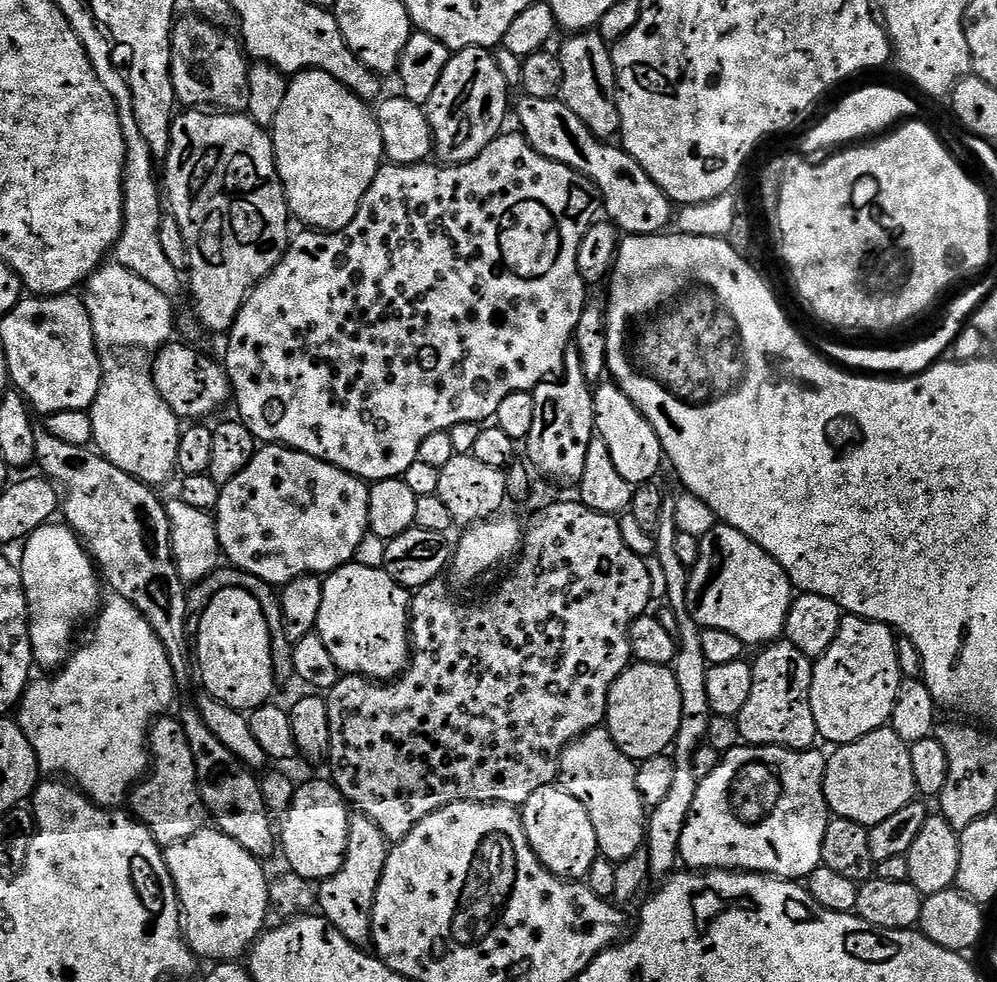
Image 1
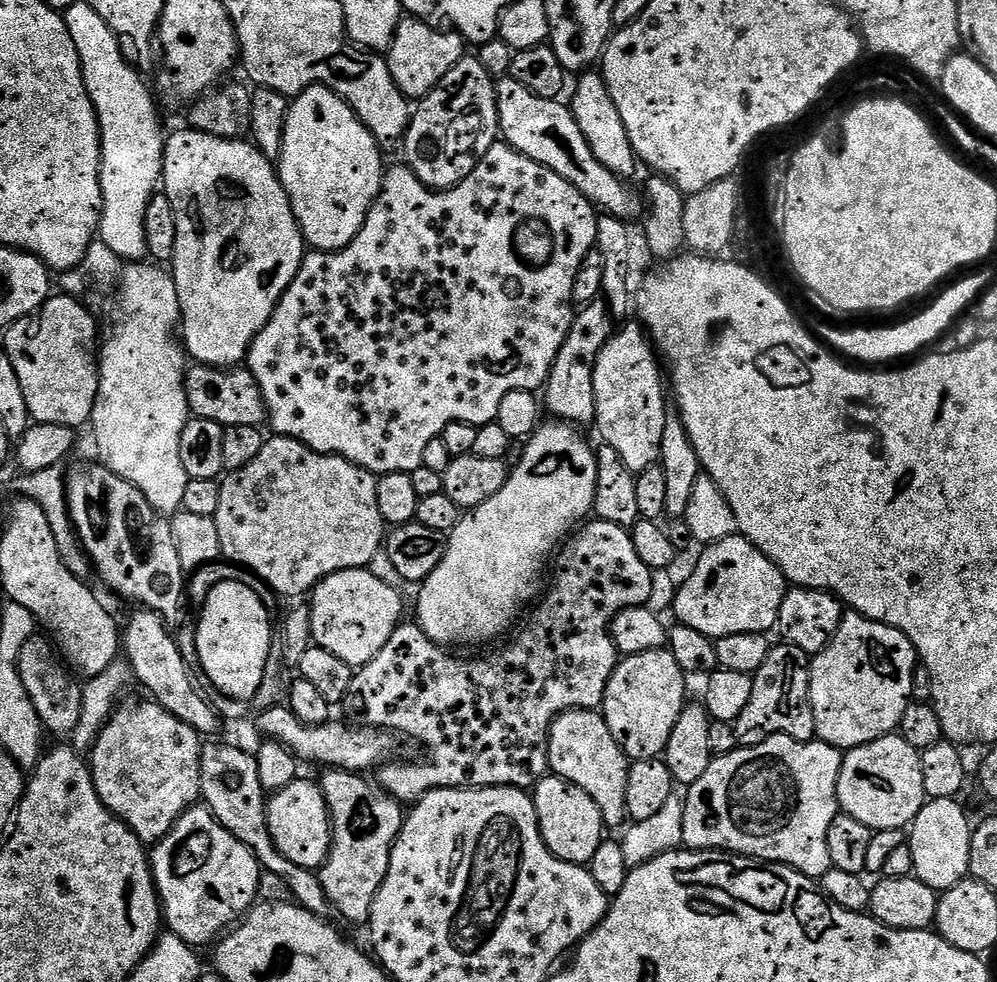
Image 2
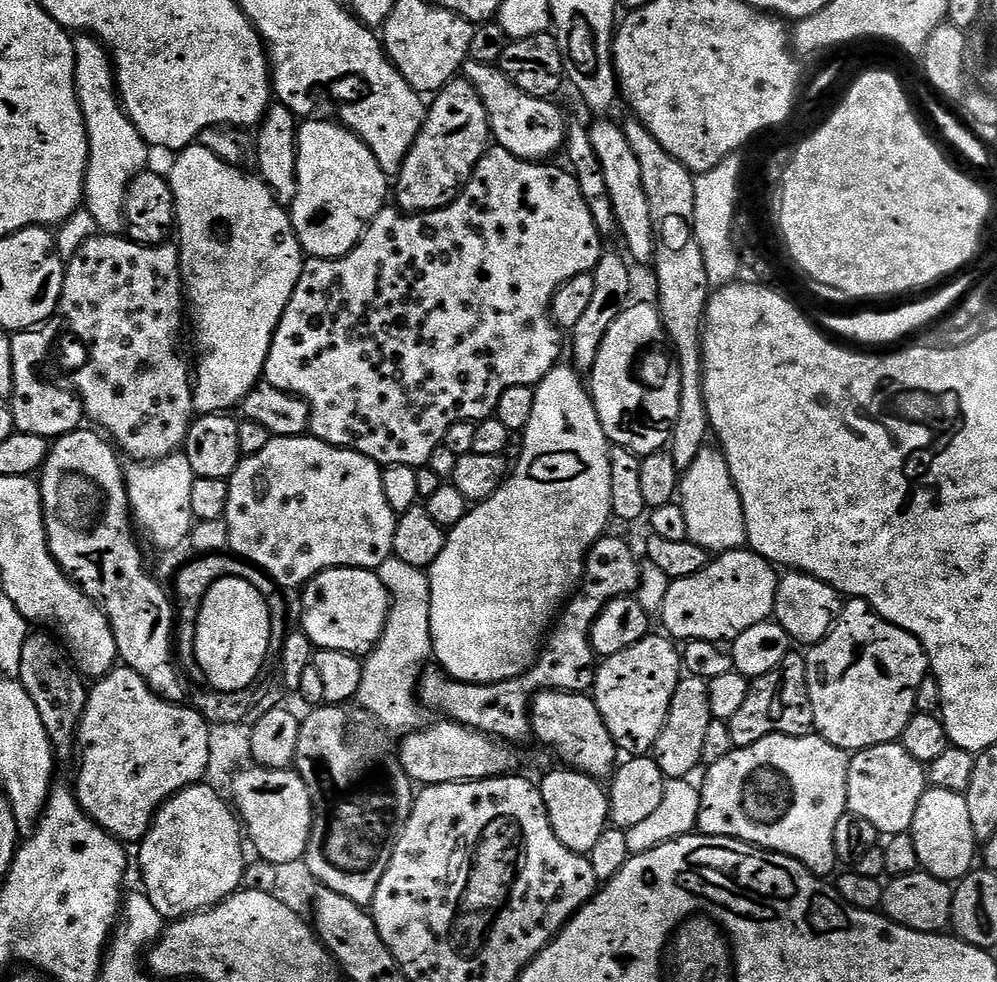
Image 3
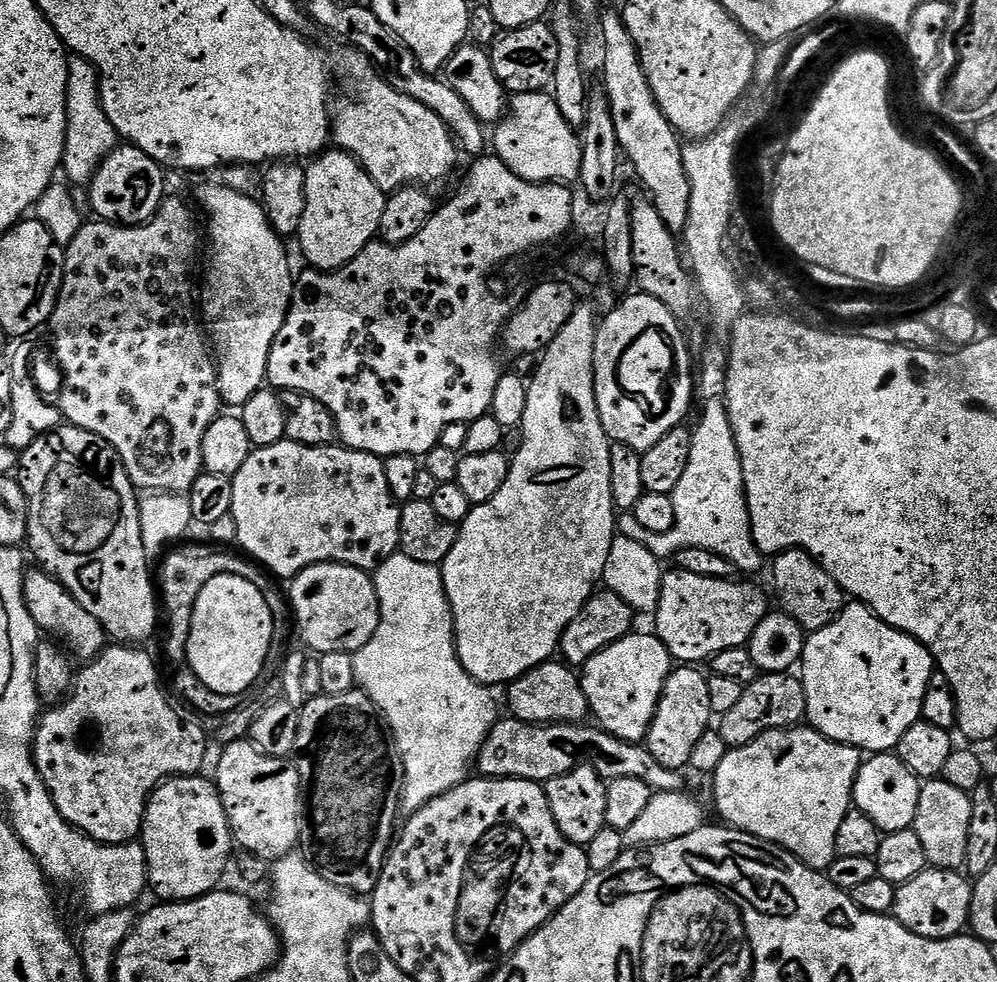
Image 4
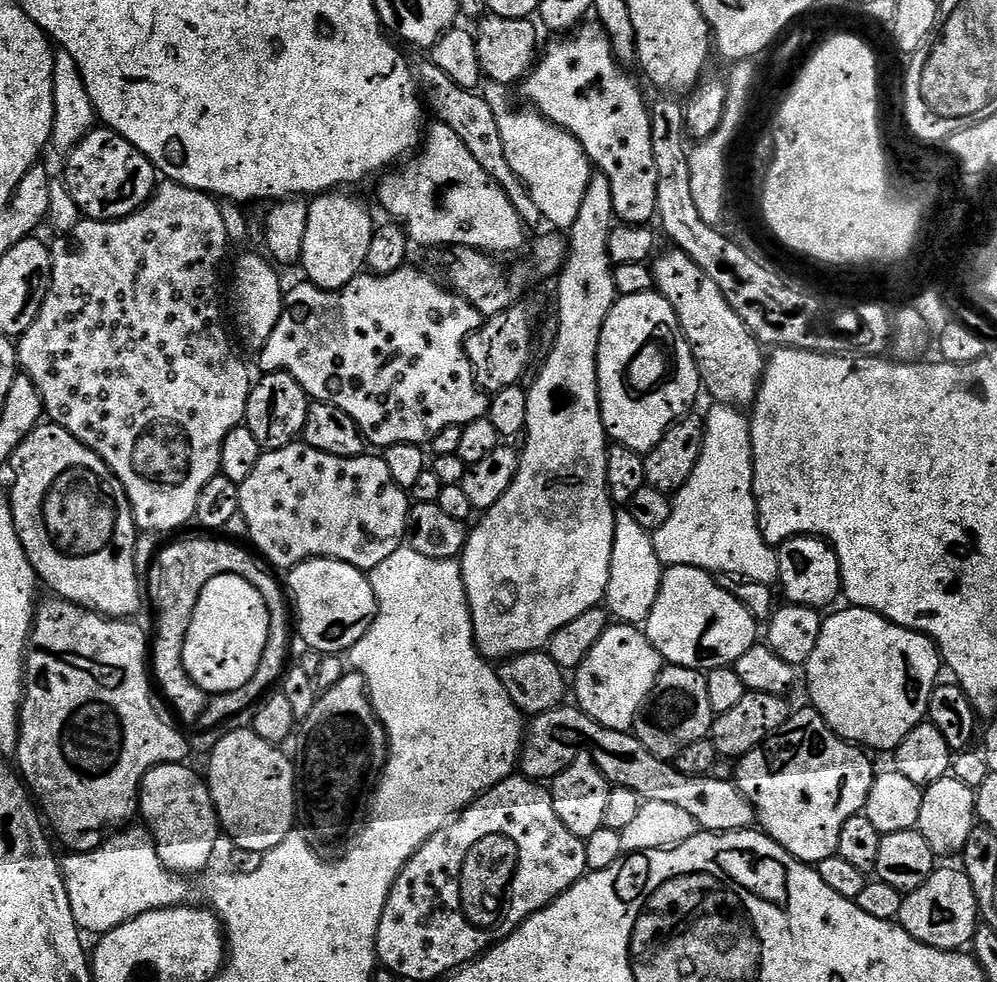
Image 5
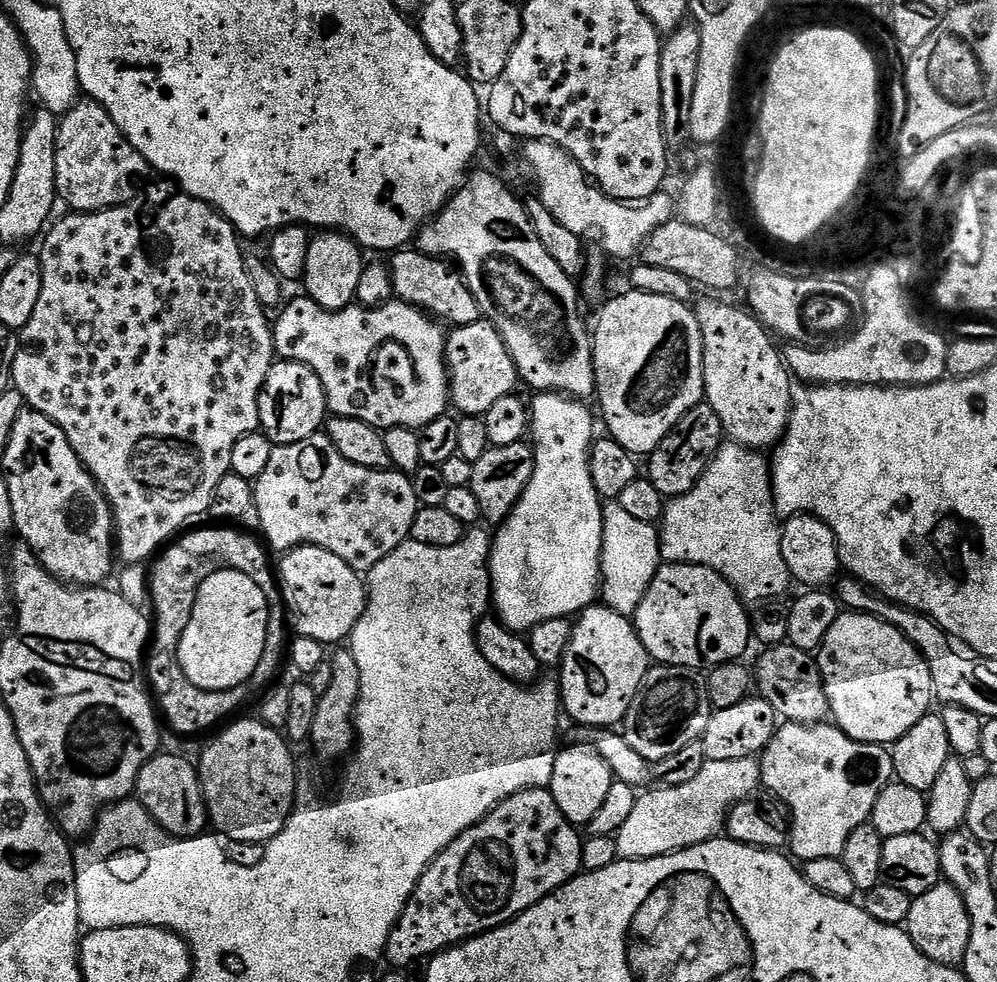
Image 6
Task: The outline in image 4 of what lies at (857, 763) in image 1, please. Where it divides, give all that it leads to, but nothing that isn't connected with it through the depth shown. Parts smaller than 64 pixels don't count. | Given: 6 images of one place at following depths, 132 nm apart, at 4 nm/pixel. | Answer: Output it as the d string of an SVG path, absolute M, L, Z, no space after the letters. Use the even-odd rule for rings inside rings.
M872 754L860 765L852 803L855 811L866 814L882 834L906 830L916 823L921 783L920 777L914 775L895 754Z

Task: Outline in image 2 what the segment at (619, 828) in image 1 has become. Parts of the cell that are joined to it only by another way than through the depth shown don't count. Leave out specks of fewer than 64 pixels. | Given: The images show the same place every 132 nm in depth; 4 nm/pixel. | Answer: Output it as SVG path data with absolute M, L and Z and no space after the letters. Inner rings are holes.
M576 708L553 720L548 732L548 767L551 775L561 776L563 780L586 790L586 794L594 798L609 829L628 820L626 782L630 761L618 746L614 734L610 734L610 726L599 711Z

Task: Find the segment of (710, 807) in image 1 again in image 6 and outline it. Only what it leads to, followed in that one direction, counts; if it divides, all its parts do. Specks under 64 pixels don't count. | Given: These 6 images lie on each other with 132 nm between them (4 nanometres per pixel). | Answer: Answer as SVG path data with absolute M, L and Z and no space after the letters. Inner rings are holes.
M791 722L781 723L776 729L774 738L770 743L768 743L767 748L764 749L762 755L759 757L759 762L760 779L763 787L765 789L768 787L769 790L773 792L769 793L771 793L779 803L787 806L788 811L792 813L792 838L790 841L790 852L791 855L800 862L807 862L814 858L843 857L844 851L846 850L846 838L850 838L850 834L854 834L854 830L858 830L858 826L862 826L871 821L874 802L878 802L878 794L882 794L882 790L885 786L893 783L894 780L892 754L887 747L879 744L863 744L857 740L852 740L842 731L842 729L836 727L835 723L832 722L821 722L818 724L793 724Z

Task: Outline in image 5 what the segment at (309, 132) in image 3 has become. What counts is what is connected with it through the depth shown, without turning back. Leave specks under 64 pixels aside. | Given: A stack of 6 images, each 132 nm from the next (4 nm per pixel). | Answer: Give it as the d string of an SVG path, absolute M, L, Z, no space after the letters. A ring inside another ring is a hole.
M333 190L323 193L308 205L306 242L302 242L300 264L307 283L317 284L327 292L338 292L356 276L365 271L374 231L372 216L360 200L347 196L347 191Z

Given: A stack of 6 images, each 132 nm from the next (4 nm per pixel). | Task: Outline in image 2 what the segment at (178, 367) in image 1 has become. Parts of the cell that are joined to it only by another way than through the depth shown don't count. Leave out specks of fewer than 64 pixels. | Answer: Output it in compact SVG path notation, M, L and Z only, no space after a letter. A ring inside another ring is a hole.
M196 364L187 369L184 389L188 395L188 411L198 420L213 420L223 424L225 428L239 424L260 428L268 415L268 407L264 405L260 384L254 378L254 374L244 366L236 366L229 370L226 368L210 368L207 364Z

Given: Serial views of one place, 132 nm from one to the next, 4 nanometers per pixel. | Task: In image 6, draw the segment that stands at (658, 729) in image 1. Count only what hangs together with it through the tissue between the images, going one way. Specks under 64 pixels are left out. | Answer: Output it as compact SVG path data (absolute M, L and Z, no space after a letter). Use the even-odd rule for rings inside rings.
M597 602L591 608L585 608L575 617L572 625L570 646L566 650L558 669L558 691L563 711L577 725L585 728L611 729L619 725L628 713L630 702L638 694L650 667L650 657L646 646L642 646L640 635L636 633L636 625L629 617L618 614L613 608Z

